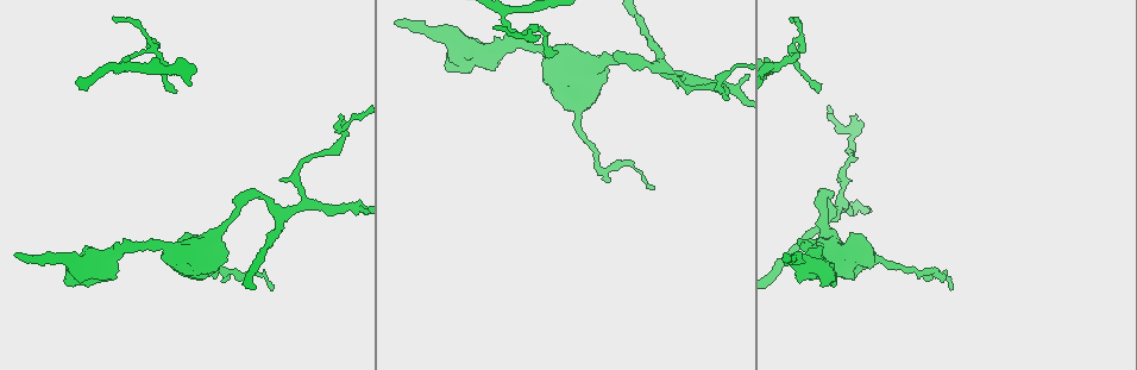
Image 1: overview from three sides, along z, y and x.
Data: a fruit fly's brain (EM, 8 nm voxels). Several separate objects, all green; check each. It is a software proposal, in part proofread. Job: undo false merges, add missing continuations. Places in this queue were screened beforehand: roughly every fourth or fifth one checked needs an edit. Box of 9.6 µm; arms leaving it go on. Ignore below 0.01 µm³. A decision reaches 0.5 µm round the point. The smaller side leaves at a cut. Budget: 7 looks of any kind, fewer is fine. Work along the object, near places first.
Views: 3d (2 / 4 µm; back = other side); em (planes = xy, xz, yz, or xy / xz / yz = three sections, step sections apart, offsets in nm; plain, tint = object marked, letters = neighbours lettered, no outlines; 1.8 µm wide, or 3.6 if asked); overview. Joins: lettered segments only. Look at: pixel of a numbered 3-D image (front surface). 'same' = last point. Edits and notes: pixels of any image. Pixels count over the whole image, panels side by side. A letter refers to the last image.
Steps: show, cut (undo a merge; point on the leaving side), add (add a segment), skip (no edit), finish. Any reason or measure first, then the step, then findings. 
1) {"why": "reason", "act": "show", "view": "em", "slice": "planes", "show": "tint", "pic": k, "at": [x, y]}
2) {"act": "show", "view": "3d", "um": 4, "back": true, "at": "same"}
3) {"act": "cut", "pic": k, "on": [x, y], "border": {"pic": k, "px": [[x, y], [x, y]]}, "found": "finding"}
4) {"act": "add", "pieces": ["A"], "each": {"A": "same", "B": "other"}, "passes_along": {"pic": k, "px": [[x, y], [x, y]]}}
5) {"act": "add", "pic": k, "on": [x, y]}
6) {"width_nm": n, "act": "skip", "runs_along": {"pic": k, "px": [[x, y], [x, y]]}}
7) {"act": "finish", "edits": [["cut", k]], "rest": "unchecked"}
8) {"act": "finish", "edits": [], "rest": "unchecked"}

{"why": "thin end", "act": "show", "view": "em", "slice": "yz", "step": 16, "show": "letters", "pic": 1, "at": [554, 52]}

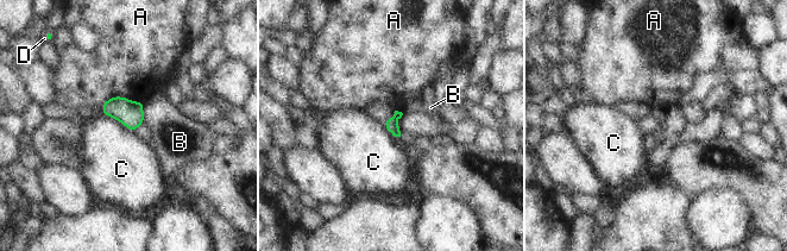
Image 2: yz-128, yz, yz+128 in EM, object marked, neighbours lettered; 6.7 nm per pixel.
{"act": "show", "view": "em", "slice": "planes", "show": "letters", "at": "same"}

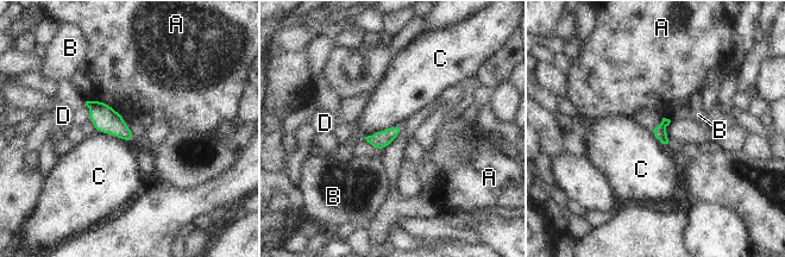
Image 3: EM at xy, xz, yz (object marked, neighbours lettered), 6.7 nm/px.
{"act": "skip", "each": {"A": "other", "B": "other", "C": "other", "D": "other"}, "border": {"pic": 3, "px": [[96, 131], [114, 135], [130, 142]]}, "found": "no lettered segment goes on from it"}

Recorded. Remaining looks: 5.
{"why": "branch stops here", "act": "show", "view": "em", "slice": "planes", "show": "letters", "pic": 1, "at": [223, 281]}

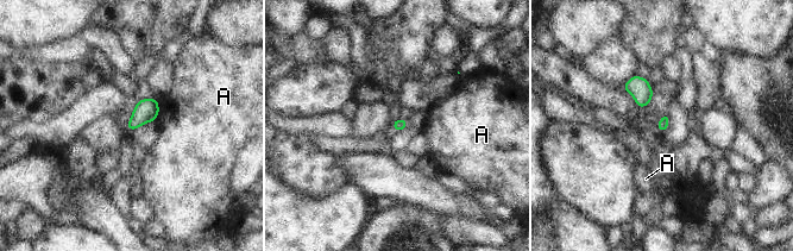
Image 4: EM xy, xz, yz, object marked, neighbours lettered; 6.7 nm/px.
{"width_nm": 80, "longest_contact_nm": ["A", 140], "act": "skip", "each": {"A": "other"}, "found": "no lettered segment goes on from it"}

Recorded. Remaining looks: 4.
{"why": "branch stops here", "act": "show", "view": "em", "slice": "xy", "step": 4, "show": "tint", "pic": 1, "at": [839, 179]}

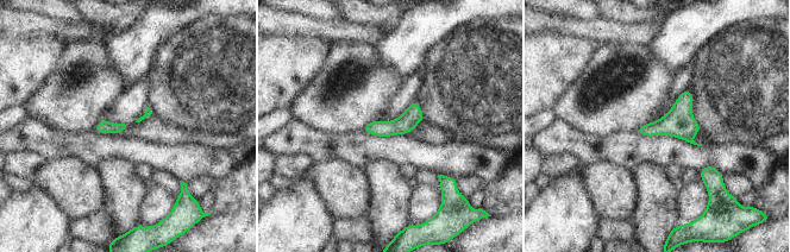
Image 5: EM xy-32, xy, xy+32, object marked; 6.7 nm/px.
{"act": "show", "view": "em", "slice": "planes", "show": "letters", "at": "same"}

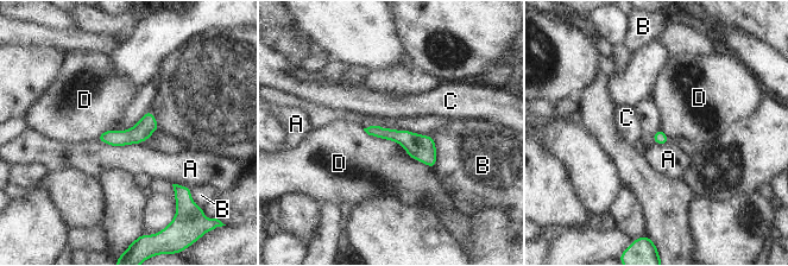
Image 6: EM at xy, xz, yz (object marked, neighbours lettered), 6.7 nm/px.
{"width_nm": 90, "act": "skip", "each": {"A": "other", "B": "other", "C": "other", "D": "other"}, "runs_along": {"pic": 6, "px": [[370, 130], [405, 138], [433, 163]]}, "found": "no lettered segment goes on from it"}

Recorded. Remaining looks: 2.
{"act": "finish", "edits": [], "rest": "unchecked"}

